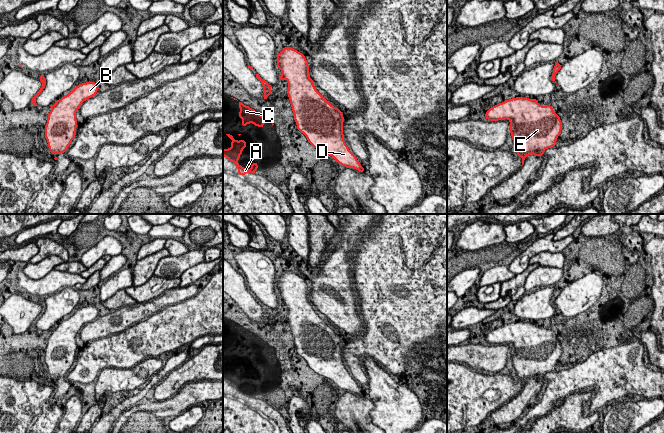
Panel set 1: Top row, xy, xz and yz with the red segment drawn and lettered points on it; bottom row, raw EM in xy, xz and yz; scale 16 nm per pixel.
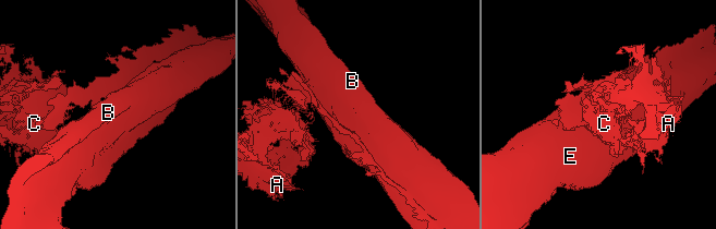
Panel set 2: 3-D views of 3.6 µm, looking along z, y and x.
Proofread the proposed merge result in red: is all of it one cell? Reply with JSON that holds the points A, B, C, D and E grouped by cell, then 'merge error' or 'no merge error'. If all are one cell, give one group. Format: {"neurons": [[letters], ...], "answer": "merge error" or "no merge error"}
{"neurons": [["A", "C"], ["B", "D", "E"]], "answer": "merge error"}

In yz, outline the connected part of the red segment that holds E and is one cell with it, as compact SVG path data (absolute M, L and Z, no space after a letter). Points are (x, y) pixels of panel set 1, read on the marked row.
M523 97L512 98L491 107L485 118L489 121L510 121L510 134L517 156L522 158L522 165L530 154L534 157L543 156L546 149L555 147L562 130L560 117L552 106L542 106Z

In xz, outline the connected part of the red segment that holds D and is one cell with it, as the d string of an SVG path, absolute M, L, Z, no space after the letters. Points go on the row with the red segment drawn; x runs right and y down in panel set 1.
M285 47L277 53L277 67L287 80L287 94L292 107L297 129L303 133L308 142L317 150L332 156L346 168L354 168L365 172L356 156L349 150L344 141L342 112L331 105L315 88L314 81L309 77L309 65L305 56L291 47Z

